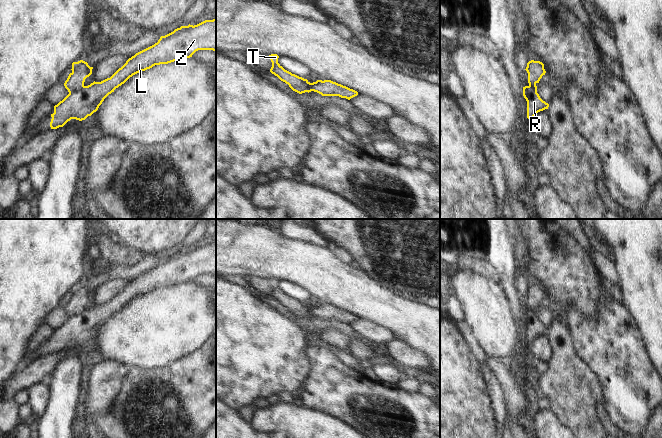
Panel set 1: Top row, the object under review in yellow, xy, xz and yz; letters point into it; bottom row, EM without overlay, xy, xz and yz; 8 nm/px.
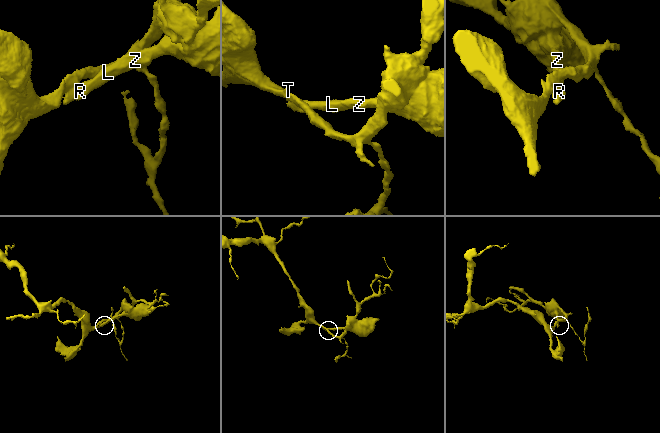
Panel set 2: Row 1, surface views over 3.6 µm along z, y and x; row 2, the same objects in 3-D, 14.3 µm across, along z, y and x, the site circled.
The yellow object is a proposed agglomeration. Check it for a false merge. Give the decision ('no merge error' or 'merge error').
merge error

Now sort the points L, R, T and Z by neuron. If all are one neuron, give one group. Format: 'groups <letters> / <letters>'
groups L R Z / T

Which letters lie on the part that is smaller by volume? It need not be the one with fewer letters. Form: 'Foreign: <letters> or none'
Foreign: L, R, Z

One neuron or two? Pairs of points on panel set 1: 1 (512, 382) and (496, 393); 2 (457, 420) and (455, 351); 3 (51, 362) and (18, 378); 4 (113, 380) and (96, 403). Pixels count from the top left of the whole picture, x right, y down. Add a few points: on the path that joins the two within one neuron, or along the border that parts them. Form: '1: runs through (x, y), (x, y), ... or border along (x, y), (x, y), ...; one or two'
1: border along (490, 369), (502, 390), (506, 412); two
2: runs through (455, 403), (455, 368); one
3: runs through (43, 366), (26, 377); one
4: runs through (107, 386), (99, 397); one

